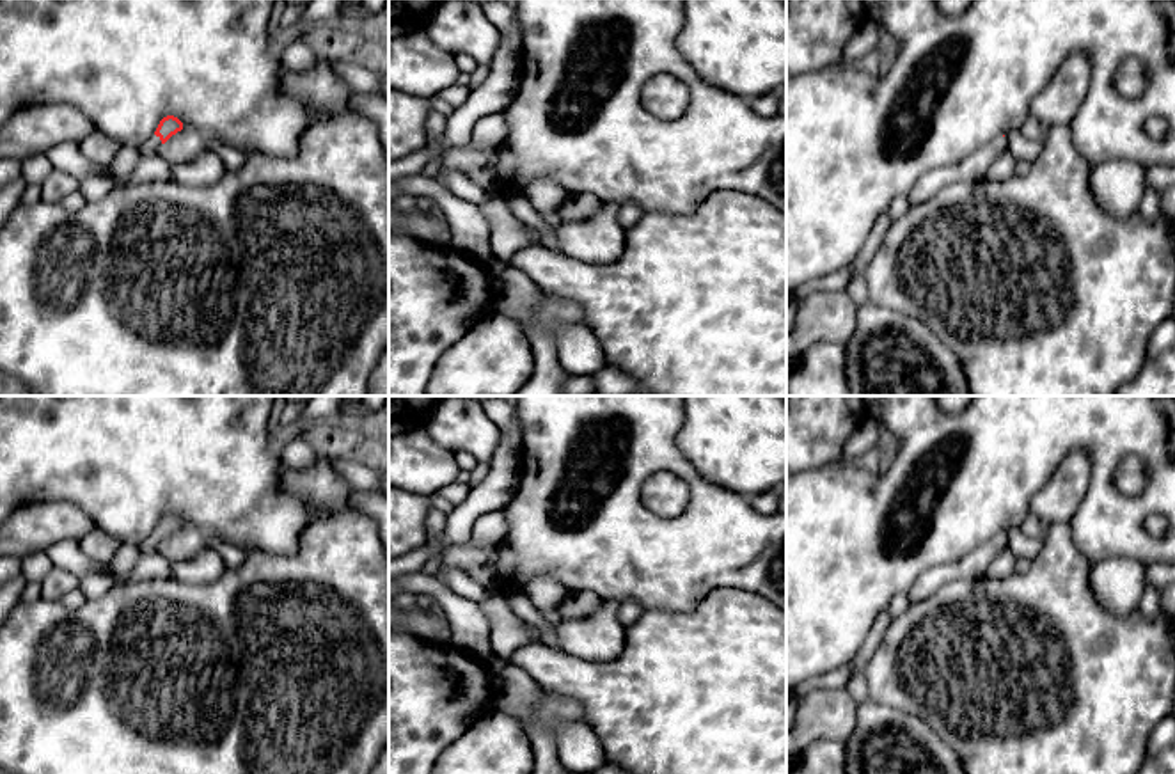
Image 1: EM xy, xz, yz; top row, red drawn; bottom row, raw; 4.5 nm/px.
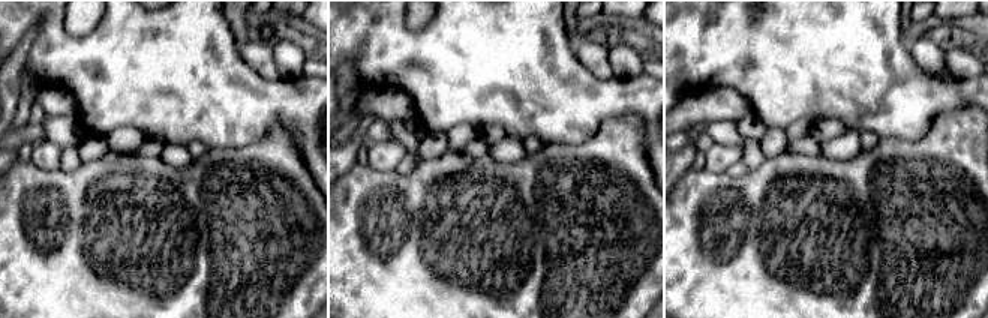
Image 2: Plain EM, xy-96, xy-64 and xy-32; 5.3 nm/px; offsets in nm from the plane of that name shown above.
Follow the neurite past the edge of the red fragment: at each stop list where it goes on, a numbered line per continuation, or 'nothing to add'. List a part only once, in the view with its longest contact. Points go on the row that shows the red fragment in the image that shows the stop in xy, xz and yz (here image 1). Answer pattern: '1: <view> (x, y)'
1: xy (153, 146)

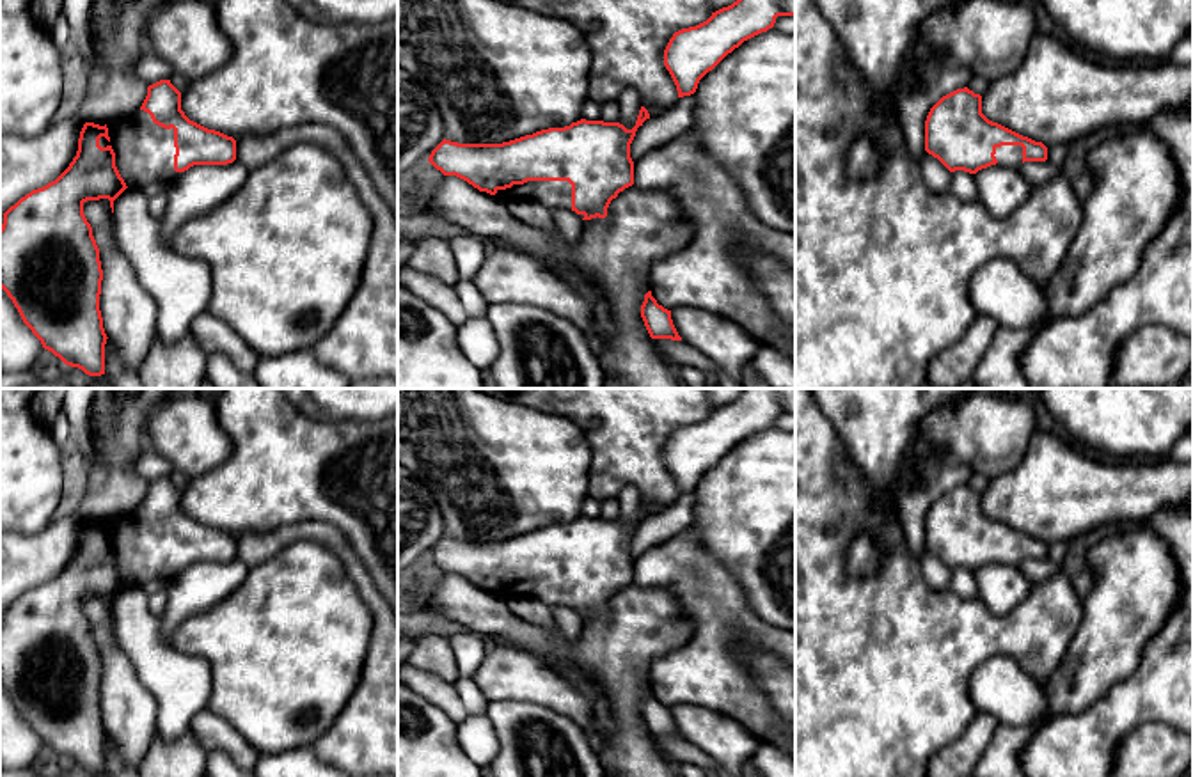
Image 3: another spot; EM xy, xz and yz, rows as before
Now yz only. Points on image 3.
1: yz (1011, 156)

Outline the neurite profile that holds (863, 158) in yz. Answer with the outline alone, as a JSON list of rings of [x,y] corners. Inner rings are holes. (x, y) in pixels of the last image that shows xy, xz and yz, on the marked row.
[[[856,137],[847,151],[847,177],[866,181],[875,177],[882,167],[882,154],[868,137]]]

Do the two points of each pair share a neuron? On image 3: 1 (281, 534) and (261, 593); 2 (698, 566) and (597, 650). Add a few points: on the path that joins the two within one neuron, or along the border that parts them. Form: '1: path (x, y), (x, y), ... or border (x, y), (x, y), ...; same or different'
1: border (313, 541), (292, 541), (251, 568); different
2: border (634, 580), (645, 586), (666, 588), (691, 625); different

